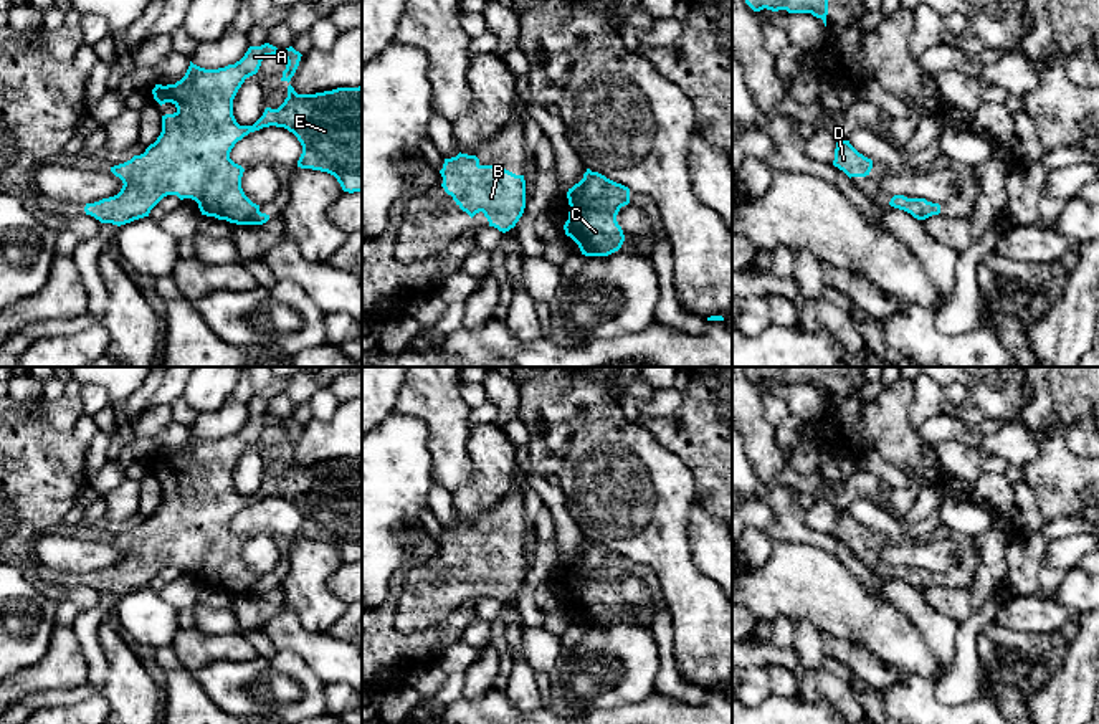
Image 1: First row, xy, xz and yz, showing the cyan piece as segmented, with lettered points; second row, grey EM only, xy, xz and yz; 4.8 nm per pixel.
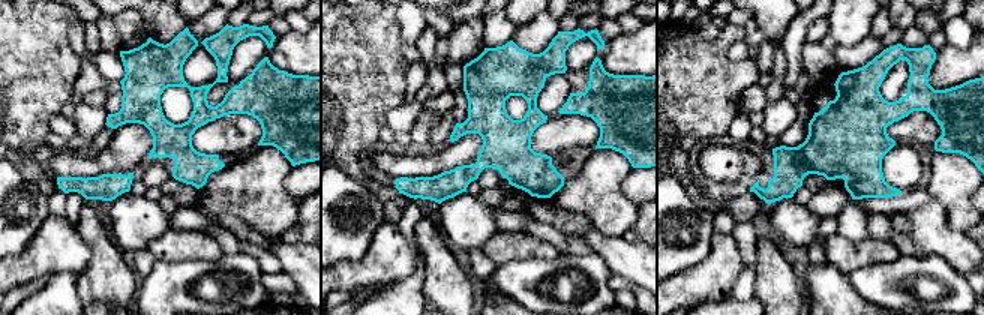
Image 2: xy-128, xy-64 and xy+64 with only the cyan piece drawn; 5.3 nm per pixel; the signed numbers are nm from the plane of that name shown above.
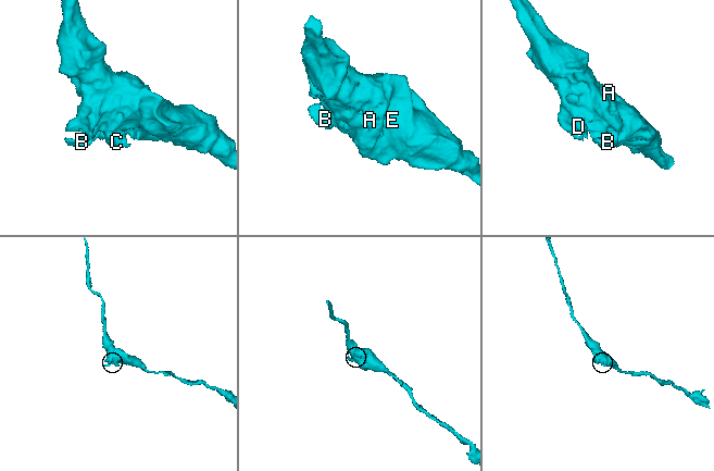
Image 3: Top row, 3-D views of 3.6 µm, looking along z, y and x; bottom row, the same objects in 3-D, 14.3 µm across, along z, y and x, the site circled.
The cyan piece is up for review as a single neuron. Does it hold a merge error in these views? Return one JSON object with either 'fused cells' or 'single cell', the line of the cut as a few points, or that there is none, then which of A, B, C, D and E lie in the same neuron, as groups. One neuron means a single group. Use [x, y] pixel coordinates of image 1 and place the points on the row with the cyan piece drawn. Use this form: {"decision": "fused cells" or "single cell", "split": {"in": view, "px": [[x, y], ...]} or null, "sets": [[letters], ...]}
{"decision": "single cell", "split": null, "sets": [["A", "B", "C", "D", "E"]]}

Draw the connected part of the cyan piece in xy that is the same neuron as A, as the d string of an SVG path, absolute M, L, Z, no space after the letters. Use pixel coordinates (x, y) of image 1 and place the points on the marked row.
M264 43L250 46L245 56L235 64L218 69L205 69L190 61L185 76L175 84L155 84L154 99L162 106L172 102L177 111L162 116L162 132L144 154L111 167L111 172L122 180L117 195L86 203L86 215L101 223L126 225L149 217L150 210L167 195L180 200L192 198L198 203L202 215L226 220L236 225L263 225L269 215L259 212L241 188L245 169L230 159L230 152L238 141L250 132L276 126L293 132L302 145L297 167L321 170L334 175L344 192L362 192L362 86L337 88L316 94L297 94L288 86L288 98L278 109L266 107L253 126L240 126L233 116L233 99L246 78L258 73L266 56L281 55L288 64L281 81L291 81L301 53L293 46L278 50Z

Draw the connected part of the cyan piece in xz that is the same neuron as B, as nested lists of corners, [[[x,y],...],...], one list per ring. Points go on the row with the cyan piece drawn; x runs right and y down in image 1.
[[[476,155],[445,159],[441,187],[471,218],[483,212],[489,226],[506,233],[526,208],[526,180],[497,165],[481,165]]]

